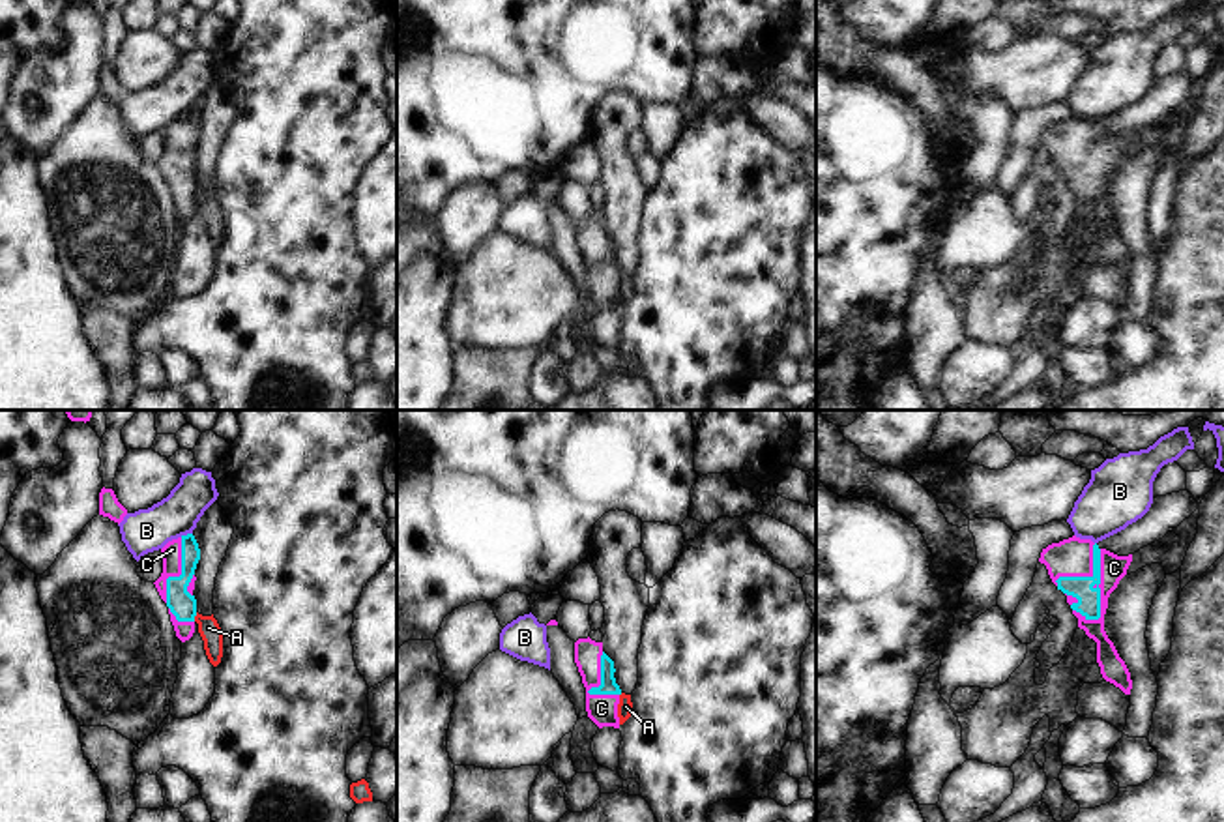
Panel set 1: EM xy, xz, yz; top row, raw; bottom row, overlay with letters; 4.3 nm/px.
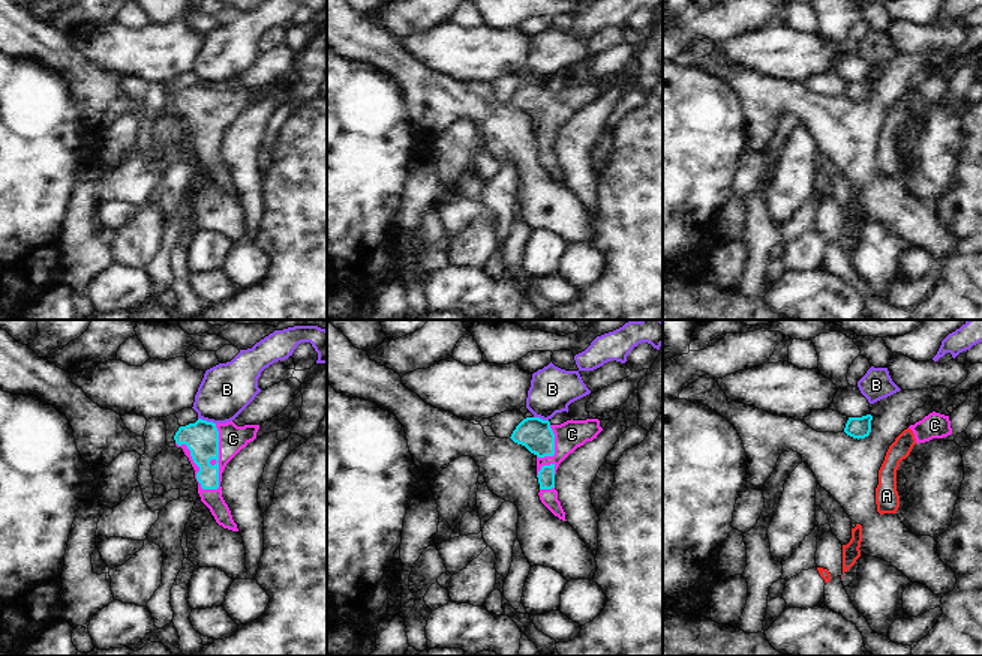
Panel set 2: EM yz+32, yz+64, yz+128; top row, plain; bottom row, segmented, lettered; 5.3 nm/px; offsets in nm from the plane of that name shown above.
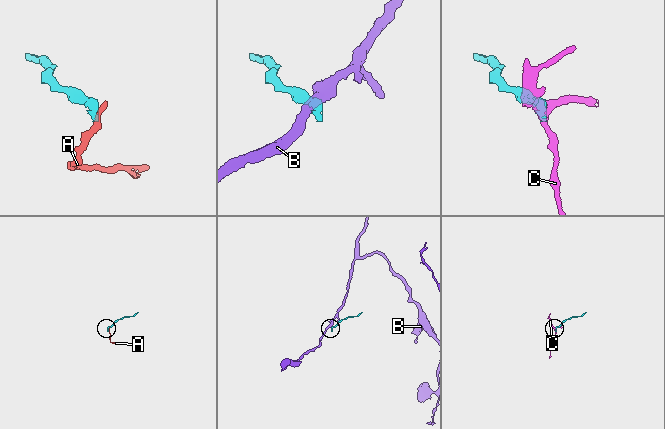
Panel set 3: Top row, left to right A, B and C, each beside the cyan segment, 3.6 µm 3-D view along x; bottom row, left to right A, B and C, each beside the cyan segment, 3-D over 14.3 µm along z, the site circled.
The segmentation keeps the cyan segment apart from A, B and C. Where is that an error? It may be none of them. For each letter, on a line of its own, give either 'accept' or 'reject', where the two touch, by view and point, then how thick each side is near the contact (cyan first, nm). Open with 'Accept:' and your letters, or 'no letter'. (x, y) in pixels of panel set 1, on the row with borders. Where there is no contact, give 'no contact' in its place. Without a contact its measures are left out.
Accept: C
A: reject; contact xy (195, 615); calibres 110 and 90 nm
B: reject; contact xy (188, 534); calibres 100 and 190 nm
C: accept; contact yz (1099, 590); calibres 100 and 110 nm

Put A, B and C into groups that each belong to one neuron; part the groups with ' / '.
A / B / C

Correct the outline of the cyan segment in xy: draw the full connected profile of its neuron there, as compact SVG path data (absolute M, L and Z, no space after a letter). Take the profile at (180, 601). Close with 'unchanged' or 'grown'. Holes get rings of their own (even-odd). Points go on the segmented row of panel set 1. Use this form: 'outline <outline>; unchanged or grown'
outline M187 534L168 541L161 552L163 573L153 584L168 607L176 637L185 642L195 633L197 599L193 590L200 549L195 536Z; grown

